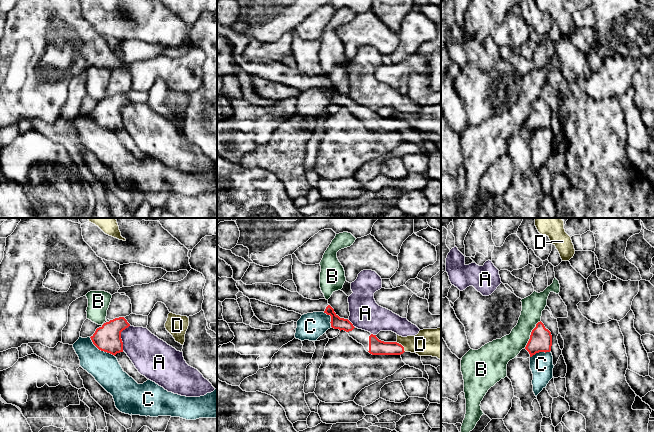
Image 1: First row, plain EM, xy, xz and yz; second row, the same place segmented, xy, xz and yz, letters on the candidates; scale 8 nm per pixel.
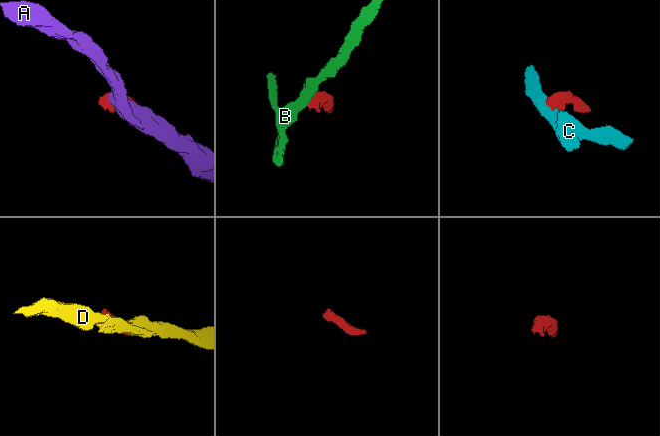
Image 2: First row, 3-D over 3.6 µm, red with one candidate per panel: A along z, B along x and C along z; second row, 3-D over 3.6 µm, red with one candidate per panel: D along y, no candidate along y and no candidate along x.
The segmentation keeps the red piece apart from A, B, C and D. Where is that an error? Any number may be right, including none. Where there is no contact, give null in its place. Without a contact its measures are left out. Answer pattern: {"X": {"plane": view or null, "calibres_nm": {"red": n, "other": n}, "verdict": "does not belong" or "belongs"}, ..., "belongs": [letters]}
{"A": {"plane": "xy", "calibres_nm": {"red": 220, "other": 300}, "verdict": "does not belong"}, "B": {"plane": "yz", "calibres_nm": {"red": 180, "other": 190}, "verdict": "does not belong"}, "C": {"plane": "xy", "calibres_nm": {"red": 220, "other": 240}, "verdict": "does not belong"}, "D": {"plane": "xz", "calibres_nm": {"red": 130, "other": 220}, "verdict": "does not belong"}, "belongs": []}

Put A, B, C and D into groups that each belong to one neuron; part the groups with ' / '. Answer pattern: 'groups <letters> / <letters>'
groups A / B / C / D

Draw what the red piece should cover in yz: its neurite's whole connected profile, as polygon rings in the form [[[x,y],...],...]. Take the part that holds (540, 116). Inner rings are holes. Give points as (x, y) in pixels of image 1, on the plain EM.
[[[540,97],[532,106],[530,115],[525,123],[529,128],[530,133],[539,128],[550,128],[552,122],[551,108],[545,104],[544,100]]]

